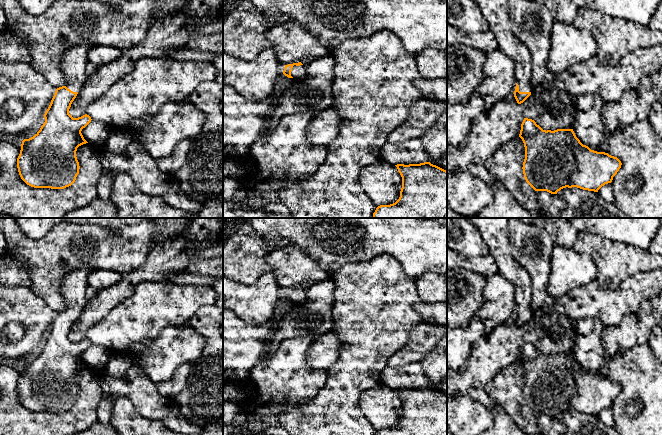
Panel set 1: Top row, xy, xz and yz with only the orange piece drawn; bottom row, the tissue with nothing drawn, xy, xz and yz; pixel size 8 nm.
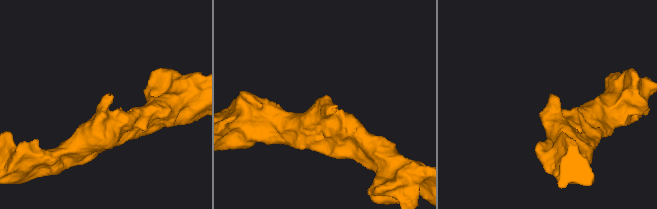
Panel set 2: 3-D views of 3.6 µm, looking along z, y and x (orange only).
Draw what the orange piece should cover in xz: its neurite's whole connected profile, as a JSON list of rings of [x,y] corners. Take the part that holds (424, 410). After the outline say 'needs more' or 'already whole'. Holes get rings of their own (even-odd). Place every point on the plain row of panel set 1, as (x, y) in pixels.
[[[424,386],[395,389],[402,401],[399,423],[375,435],[447,435],[447,395]]] | already whole

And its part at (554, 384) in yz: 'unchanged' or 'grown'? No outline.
unchanged

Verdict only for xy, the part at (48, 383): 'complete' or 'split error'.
split error

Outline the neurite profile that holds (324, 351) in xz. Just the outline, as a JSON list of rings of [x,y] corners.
[[[334,332],[316,338],[307,352],[308,365],[316,369],[327,369],[339,357],[340,338]]]

